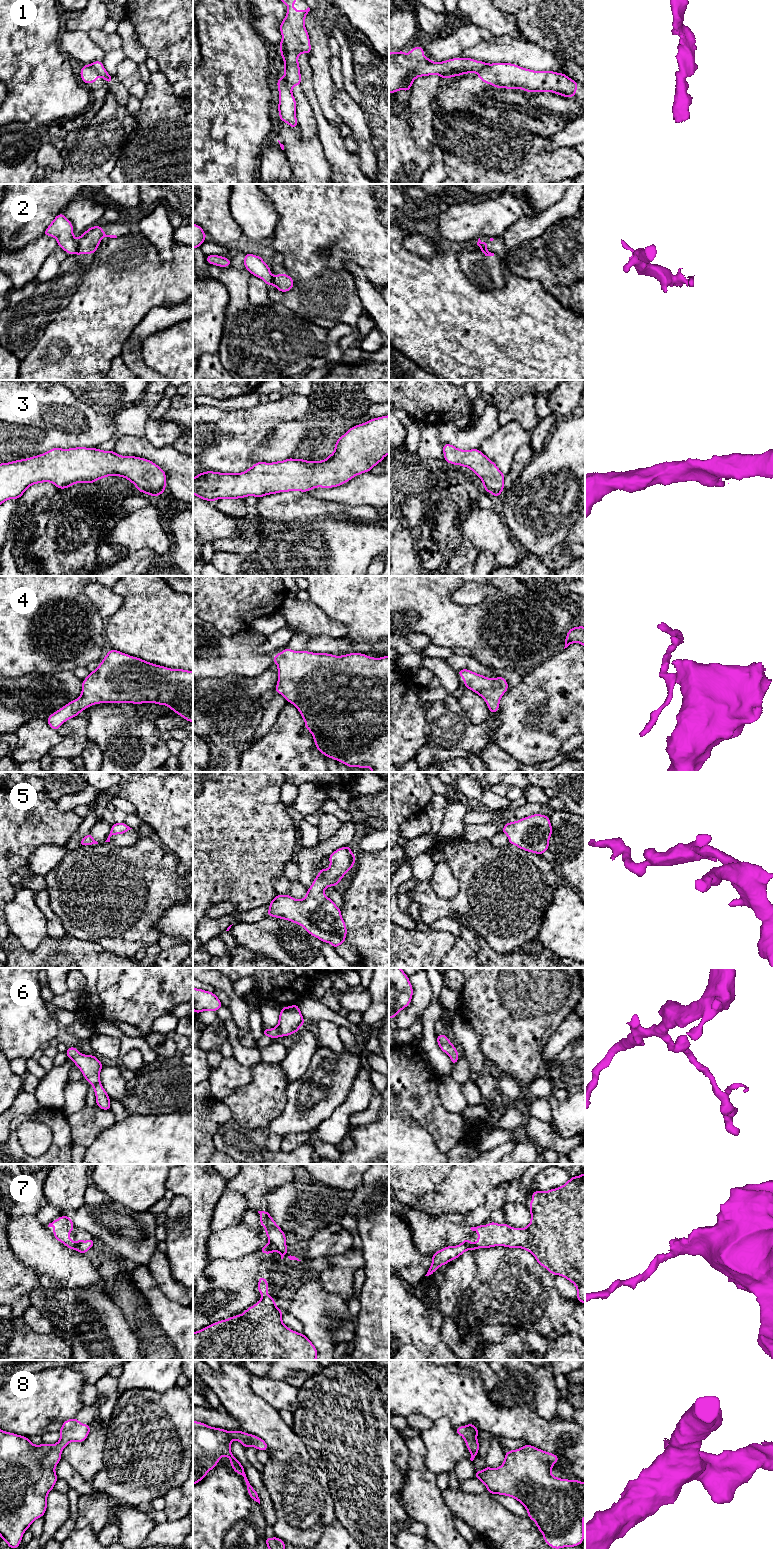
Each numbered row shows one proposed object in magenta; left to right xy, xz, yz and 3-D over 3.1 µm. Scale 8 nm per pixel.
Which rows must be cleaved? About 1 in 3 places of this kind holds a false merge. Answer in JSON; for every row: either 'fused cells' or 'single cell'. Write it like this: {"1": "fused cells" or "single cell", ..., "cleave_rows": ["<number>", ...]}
{"1": "fused cells", "2": "fused cells", "3": "single cell", "4": "single cell", "5": "single cell", "6": "single cell", "7": "fused cells", "8": "single cell", "cleave_rows": ["1", "2", "7"]}

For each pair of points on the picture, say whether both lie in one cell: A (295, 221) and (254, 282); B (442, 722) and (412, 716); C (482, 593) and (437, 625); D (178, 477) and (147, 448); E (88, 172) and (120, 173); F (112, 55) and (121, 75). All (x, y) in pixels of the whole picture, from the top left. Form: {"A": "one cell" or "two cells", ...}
{"A": "two cells", "B": "two cells", "C": "two cells", "D": "one cell", "E": "two cells", "F": "two cells"}

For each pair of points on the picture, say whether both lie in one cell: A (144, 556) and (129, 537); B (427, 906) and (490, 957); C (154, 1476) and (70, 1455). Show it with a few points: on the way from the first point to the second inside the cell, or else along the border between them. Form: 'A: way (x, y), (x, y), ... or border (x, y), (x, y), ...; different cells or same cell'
A: border (125, 551), (151, 550), (161, 556); different cells
B: border (476, 932), (494, 950), (505, 954); different cells
C: border (106, 1440), (103, 1452), (103, 1467), (89, 1482); different cells

